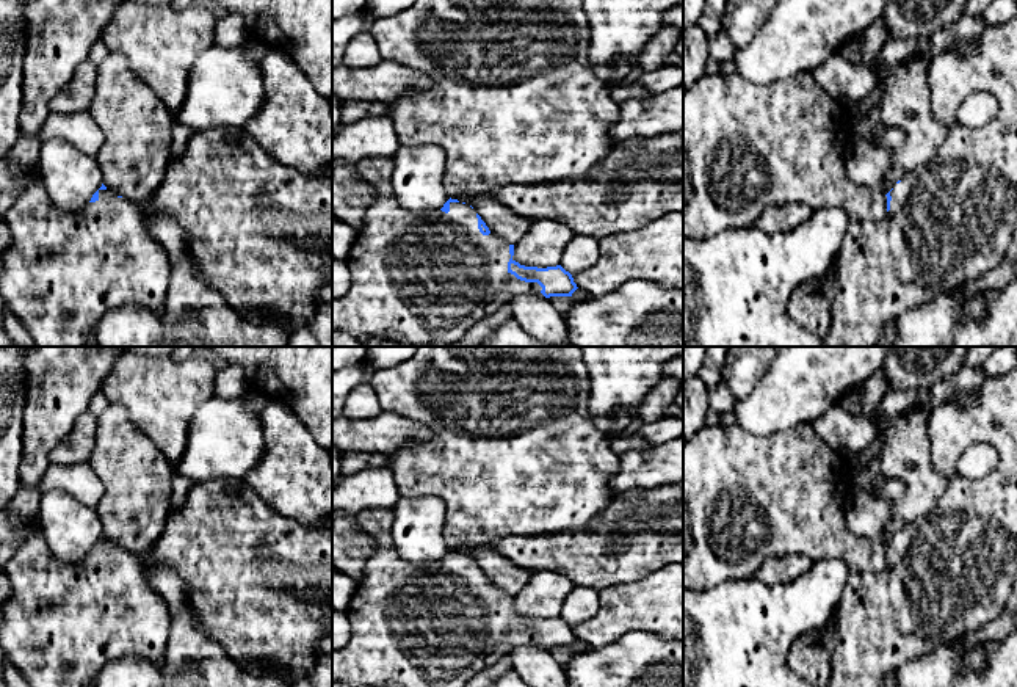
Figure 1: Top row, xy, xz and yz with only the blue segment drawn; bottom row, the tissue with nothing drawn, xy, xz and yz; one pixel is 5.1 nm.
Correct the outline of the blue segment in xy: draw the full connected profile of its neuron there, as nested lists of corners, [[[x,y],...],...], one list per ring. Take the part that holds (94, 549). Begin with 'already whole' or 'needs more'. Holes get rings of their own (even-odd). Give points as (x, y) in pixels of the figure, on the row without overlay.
needs more | [[[41,532],[24,540],[3,566],[13,594],[0,607],[0,646],[30,687],[91,687],[103,667],[119,657],[143,657],[161,665],[172,615],[150,587],[138,557],[102,538],[80,563],[63,563],[49,549]]]

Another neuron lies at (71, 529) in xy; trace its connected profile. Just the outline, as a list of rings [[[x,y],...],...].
[[[60,489],[41,493],[38,524],[63,563],[80,563],[103,535],[96,510]]]

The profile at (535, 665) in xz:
[[[542,645],[514,648],[509,657],[512,670],[528,687],[567,687],[564,667]]]

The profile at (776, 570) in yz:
[[[805,555],[768,557],[757,572],[757,579],[768,587],[785,585],[807,572],[812,560]]]

